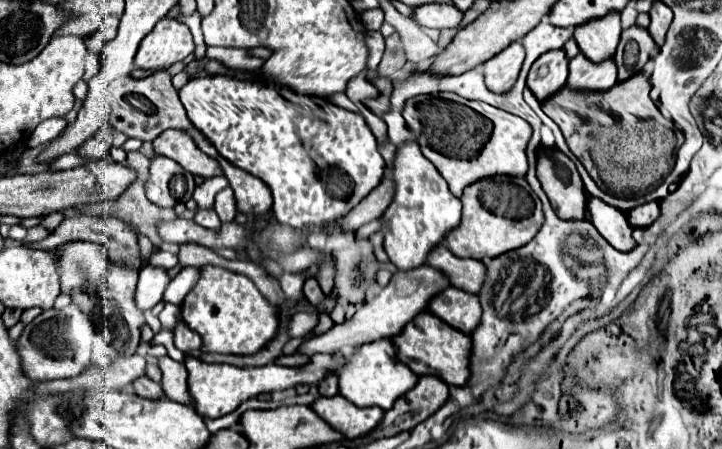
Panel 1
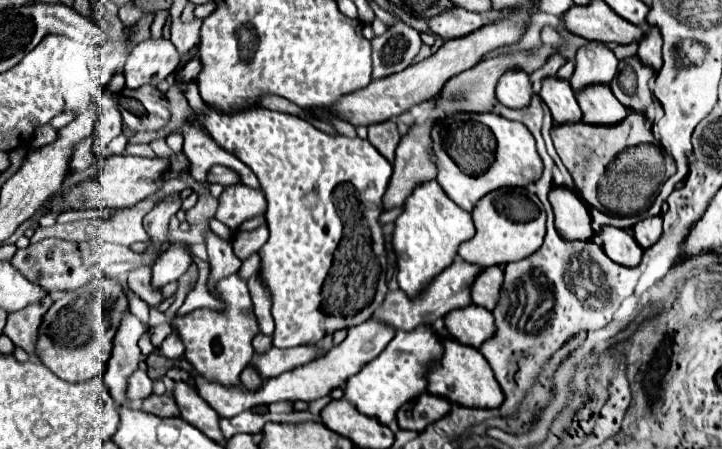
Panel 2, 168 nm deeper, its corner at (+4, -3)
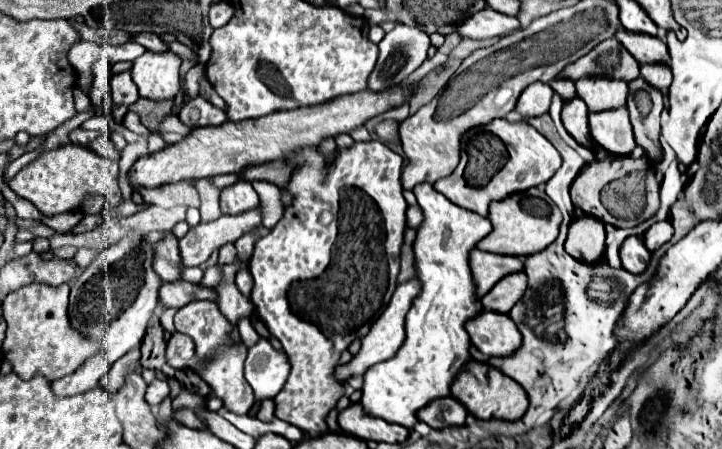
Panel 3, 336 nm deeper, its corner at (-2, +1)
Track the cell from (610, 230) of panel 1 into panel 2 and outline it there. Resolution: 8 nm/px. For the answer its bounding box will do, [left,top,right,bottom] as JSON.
[597,226,643,266]

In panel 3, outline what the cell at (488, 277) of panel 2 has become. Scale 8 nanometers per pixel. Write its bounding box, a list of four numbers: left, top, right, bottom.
[483,272,527,314]

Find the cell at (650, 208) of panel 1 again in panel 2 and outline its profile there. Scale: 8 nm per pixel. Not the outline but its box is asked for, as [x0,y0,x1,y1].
[633,216,663,248]

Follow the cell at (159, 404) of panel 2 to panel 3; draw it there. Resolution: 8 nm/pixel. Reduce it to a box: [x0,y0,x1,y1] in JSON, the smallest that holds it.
[175,410,207,430]

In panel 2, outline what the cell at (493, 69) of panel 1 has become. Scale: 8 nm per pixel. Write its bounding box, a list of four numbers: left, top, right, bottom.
[495,68,533,108]

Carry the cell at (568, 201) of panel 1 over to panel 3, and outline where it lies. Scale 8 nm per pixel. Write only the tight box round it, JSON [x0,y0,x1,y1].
[565,216,605,264]

